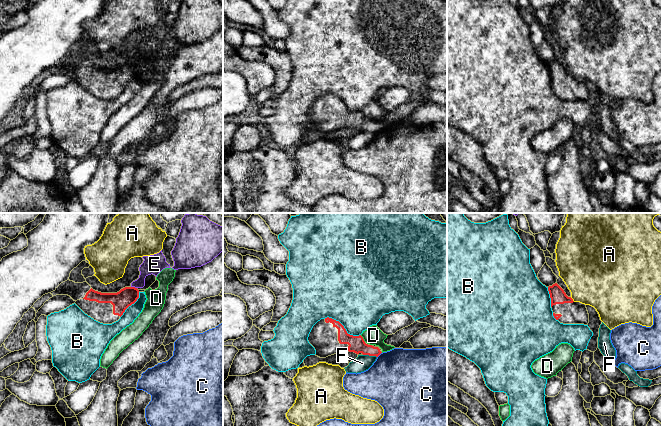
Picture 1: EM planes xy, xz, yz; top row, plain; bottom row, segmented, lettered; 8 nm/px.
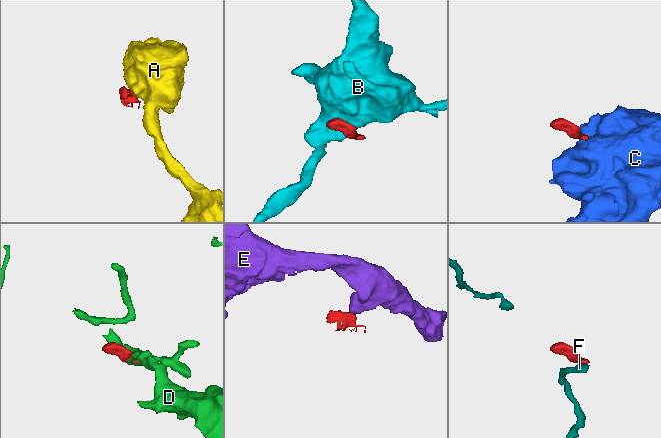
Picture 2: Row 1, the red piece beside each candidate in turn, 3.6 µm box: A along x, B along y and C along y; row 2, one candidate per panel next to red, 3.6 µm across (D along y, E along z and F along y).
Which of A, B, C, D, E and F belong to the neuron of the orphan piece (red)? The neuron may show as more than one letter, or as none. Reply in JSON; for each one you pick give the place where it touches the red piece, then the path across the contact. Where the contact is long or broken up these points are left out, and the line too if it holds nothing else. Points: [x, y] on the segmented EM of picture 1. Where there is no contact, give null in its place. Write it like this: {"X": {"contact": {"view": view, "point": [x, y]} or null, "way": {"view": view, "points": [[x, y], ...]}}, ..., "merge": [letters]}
{"merge": []}

